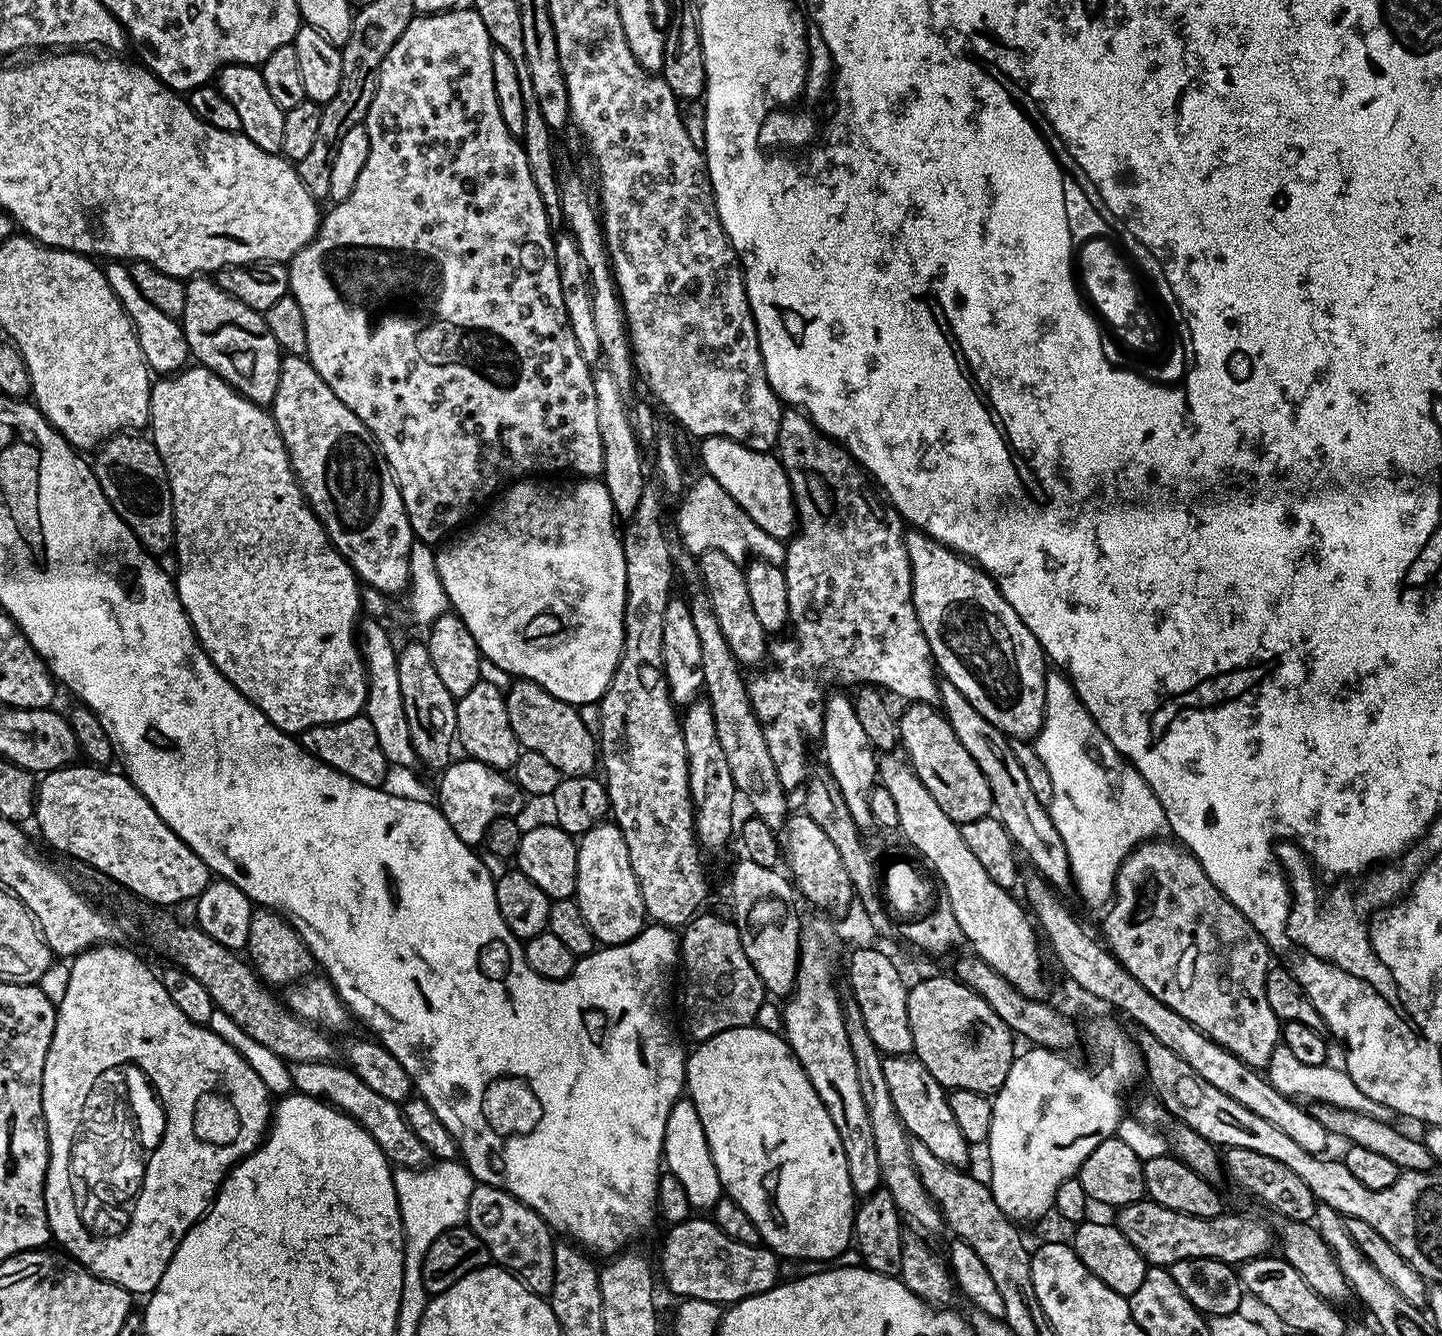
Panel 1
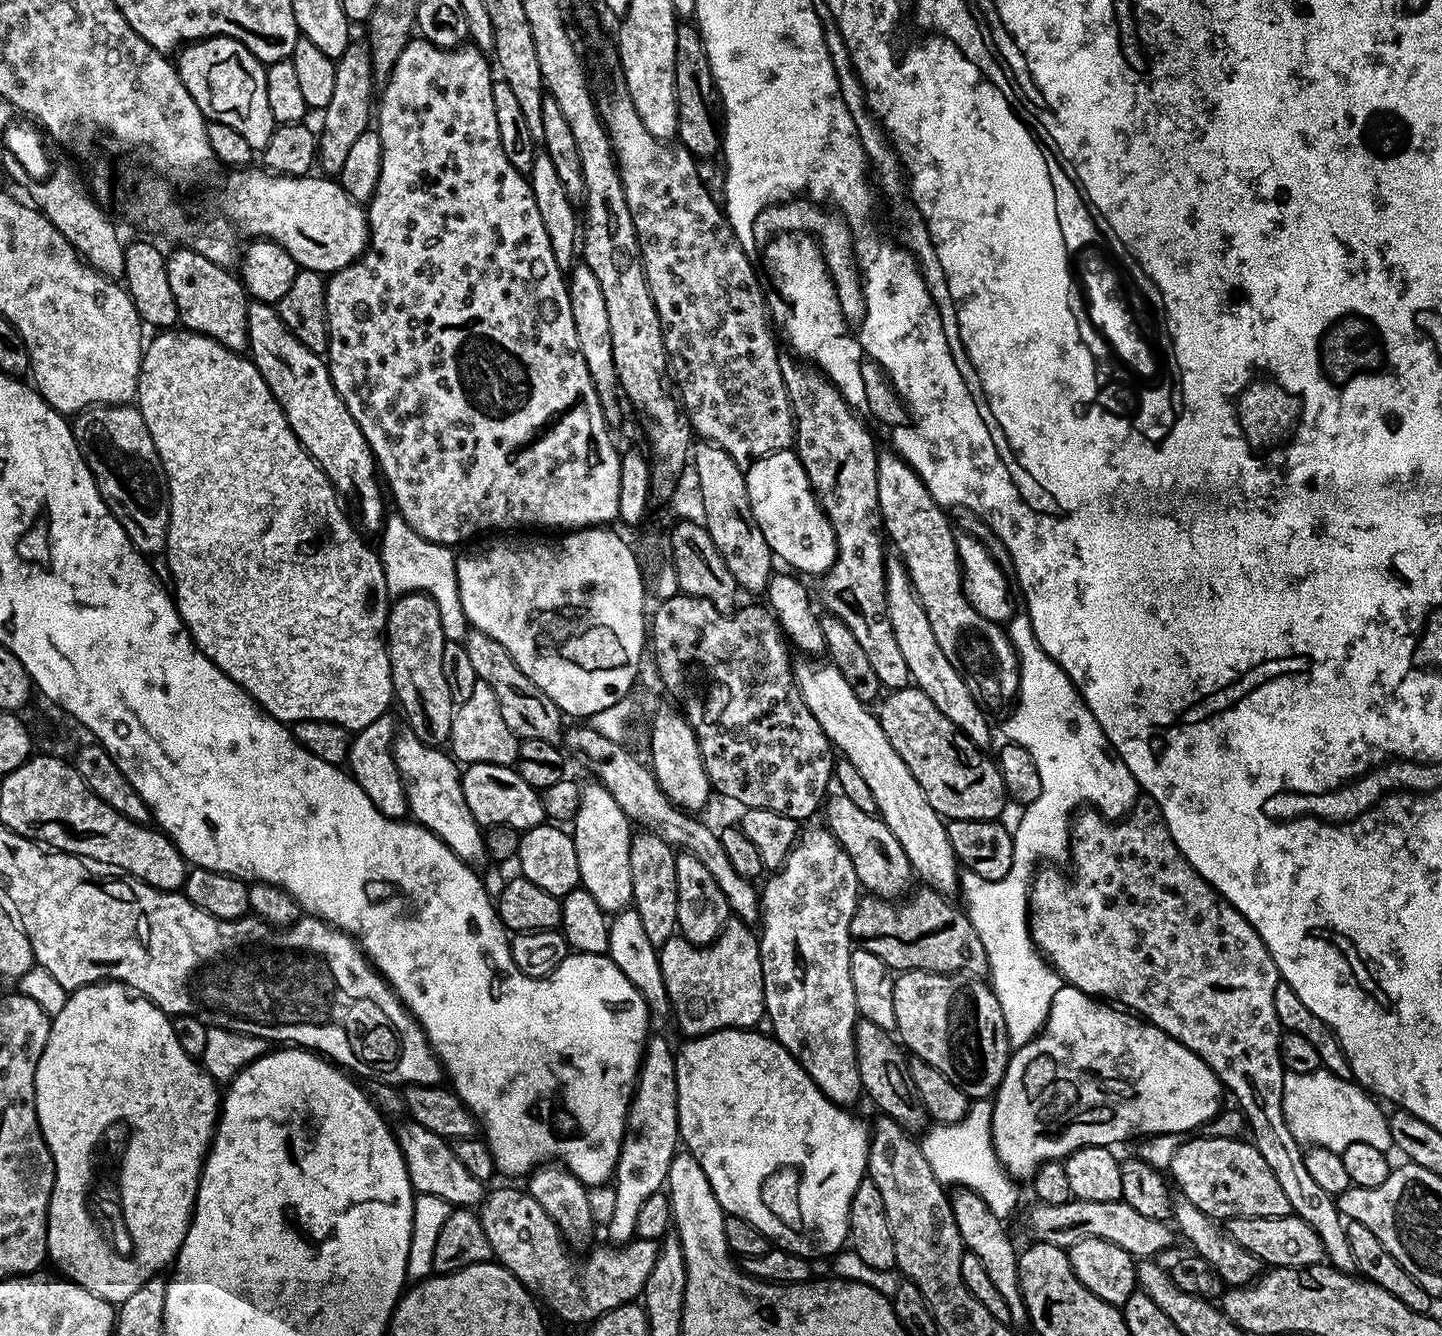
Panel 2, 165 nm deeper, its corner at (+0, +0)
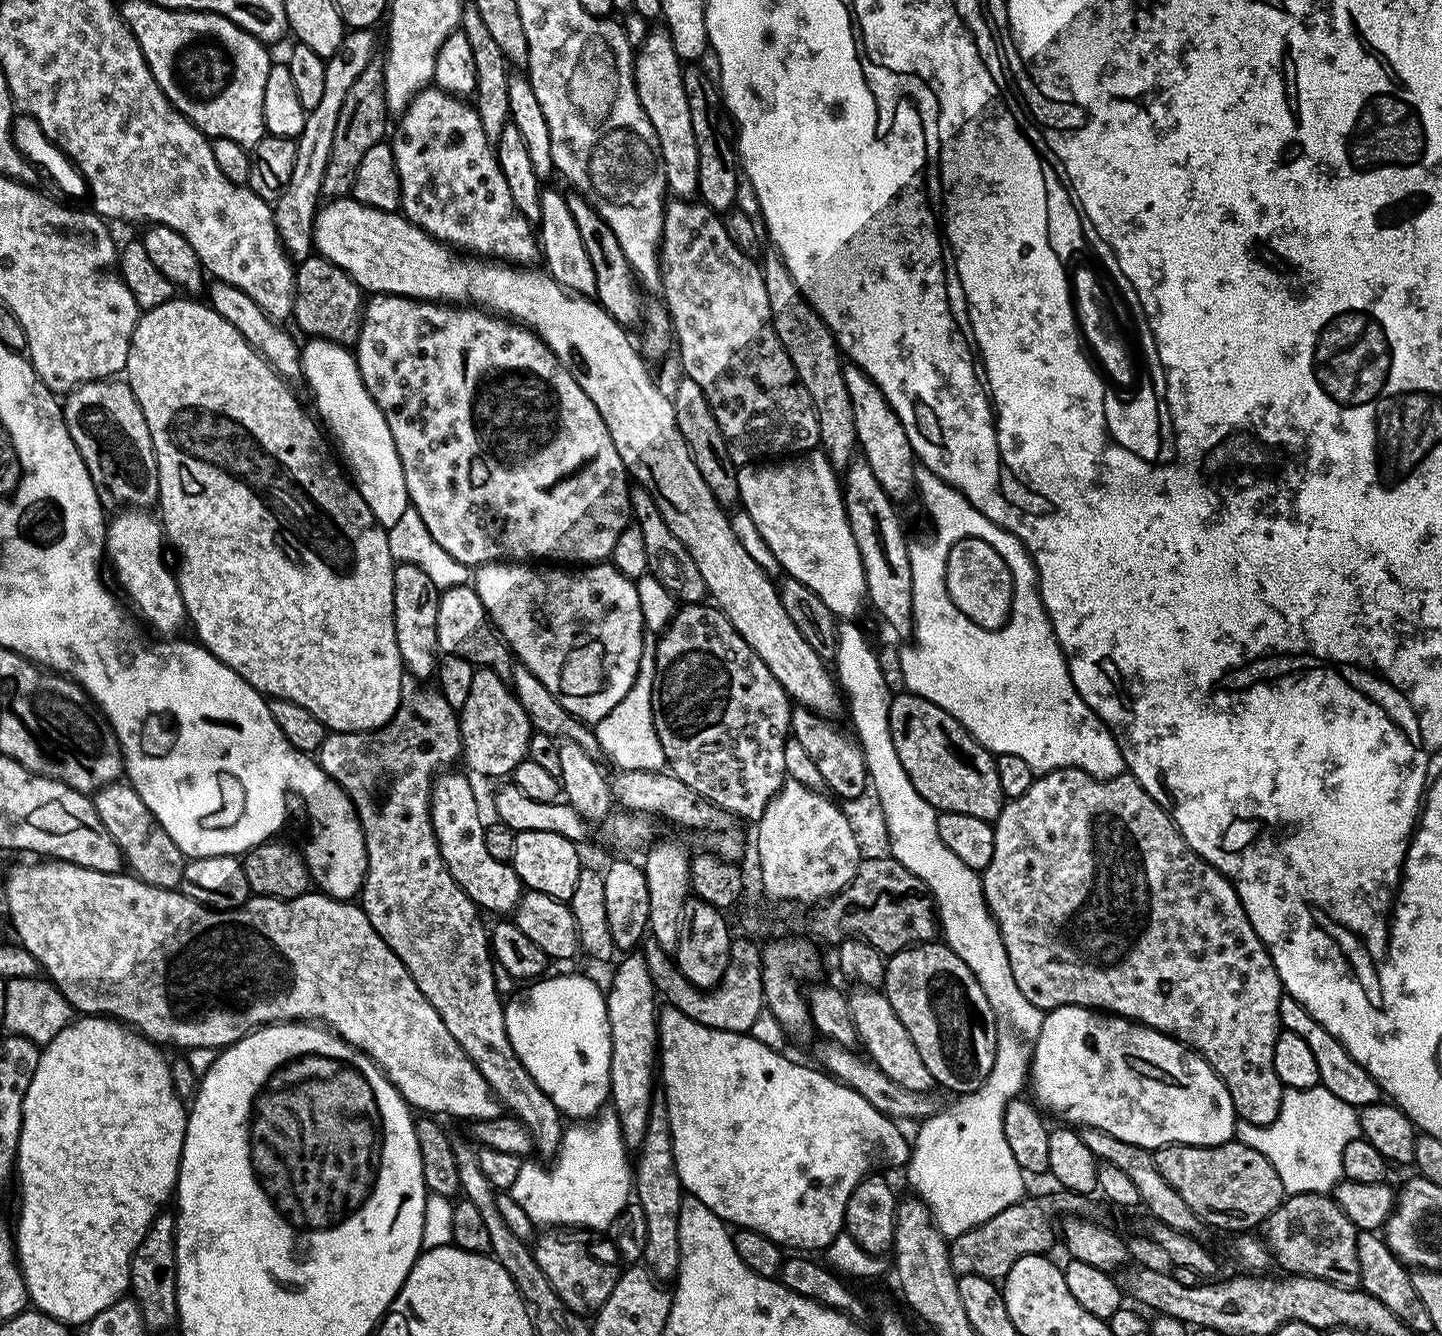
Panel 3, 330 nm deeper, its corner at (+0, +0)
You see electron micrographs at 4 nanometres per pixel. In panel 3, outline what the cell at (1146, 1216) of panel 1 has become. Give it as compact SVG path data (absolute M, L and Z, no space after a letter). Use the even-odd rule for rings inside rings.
M1298 1192L1289 1195L1268 1215L1262 1225L1262 1236L1268 1245L1271 1259L1275 1263L1277 1260L1285 1268L1285 1273L1318 1278L1343 1288L1360 1288L1357 1231L1354 1222L1350 1222L1350 1218L1342 1214L1331 1195L1319 1192Z

